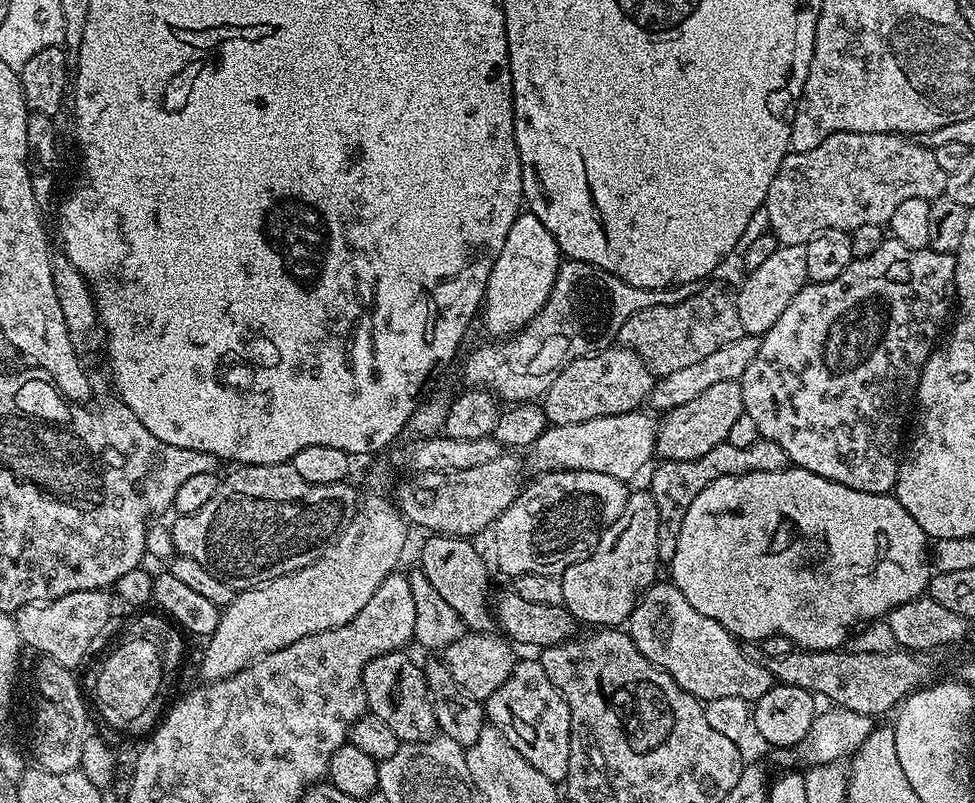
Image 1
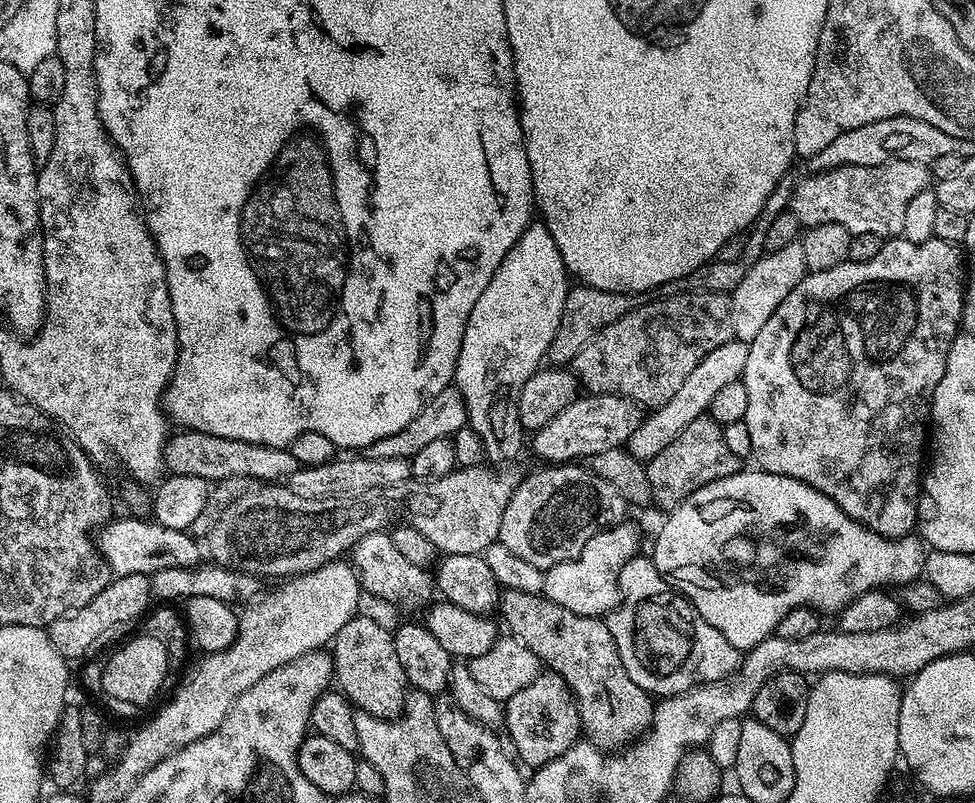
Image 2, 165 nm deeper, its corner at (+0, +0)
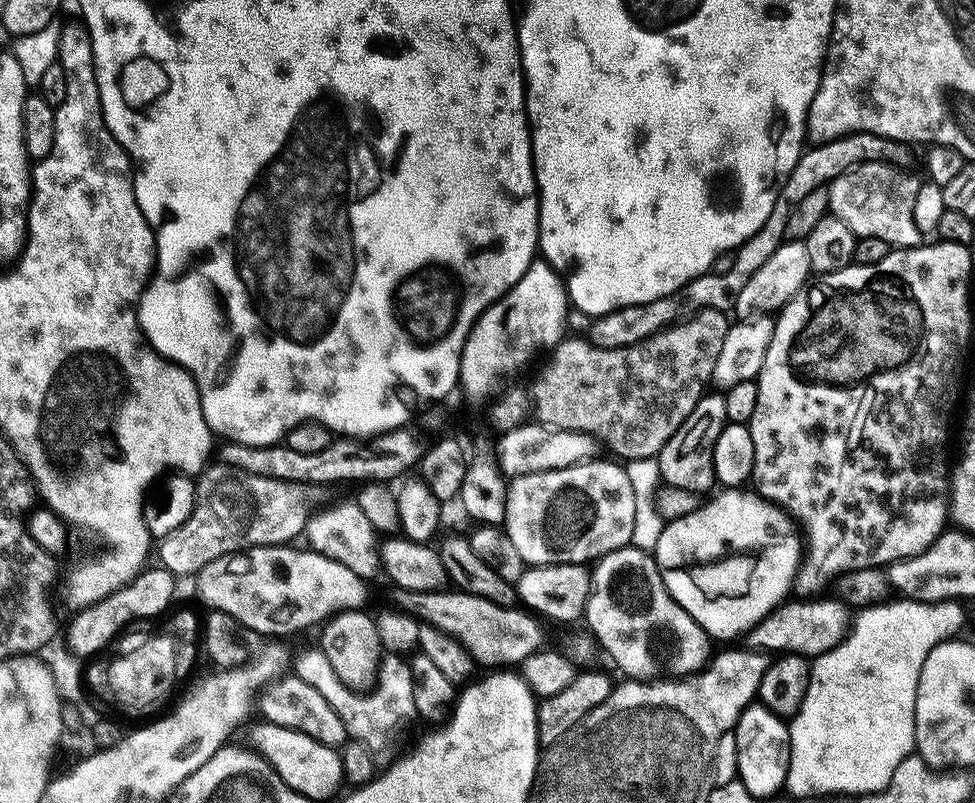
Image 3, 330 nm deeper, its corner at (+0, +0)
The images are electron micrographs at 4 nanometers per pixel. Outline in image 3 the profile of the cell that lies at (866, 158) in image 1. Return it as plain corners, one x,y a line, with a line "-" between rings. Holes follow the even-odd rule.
883,162
859,164
827,185
828,212
846,222
857,238
882,238
882,242
890,246
914,248
922,240
921,232
914,224
914,198
920,186
921,181
915,180
908,170

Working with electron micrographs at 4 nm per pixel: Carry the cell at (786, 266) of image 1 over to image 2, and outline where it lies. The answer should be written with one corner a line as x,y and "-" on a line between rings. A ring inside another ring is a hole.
798,242
785,246
782,250
765,251
759,260
752,261
746,278
742,278
742,282
738,282
738,286
730,294
735,339
751,342
758,338
770,314
774,314
774,310
778,310
778,306
786,302
786,294
790,294
790,290
794,290
794,286
804,280
807,272
806,257
802,255
802,246

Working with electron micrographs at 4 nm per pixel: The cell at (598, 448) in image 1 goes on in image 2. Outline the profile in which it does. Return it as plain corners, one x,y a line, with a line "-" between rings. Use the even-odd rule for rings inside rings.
735,338
710,350
710,354
706,354
706,358
702,358
702,362
694,366
694,374
690,374
686,382
682,382
678,394
674,394
674,398
670,398
670,402
666,402
661,408
649,411
645,415
648,417
645,420
643,417
632,429
626,445
627,451
641,462
653,460
655,456
662,454
662,450
666,450
666,446
670,446
670,442
674,442
674,438
678,438
678,434
682,434
682,430
686,430
686,426
694,422
694,418
705,415
711,409
714,394
718,394
718,390
722,390
726,382
734,382
743,377
747,357
748,344

